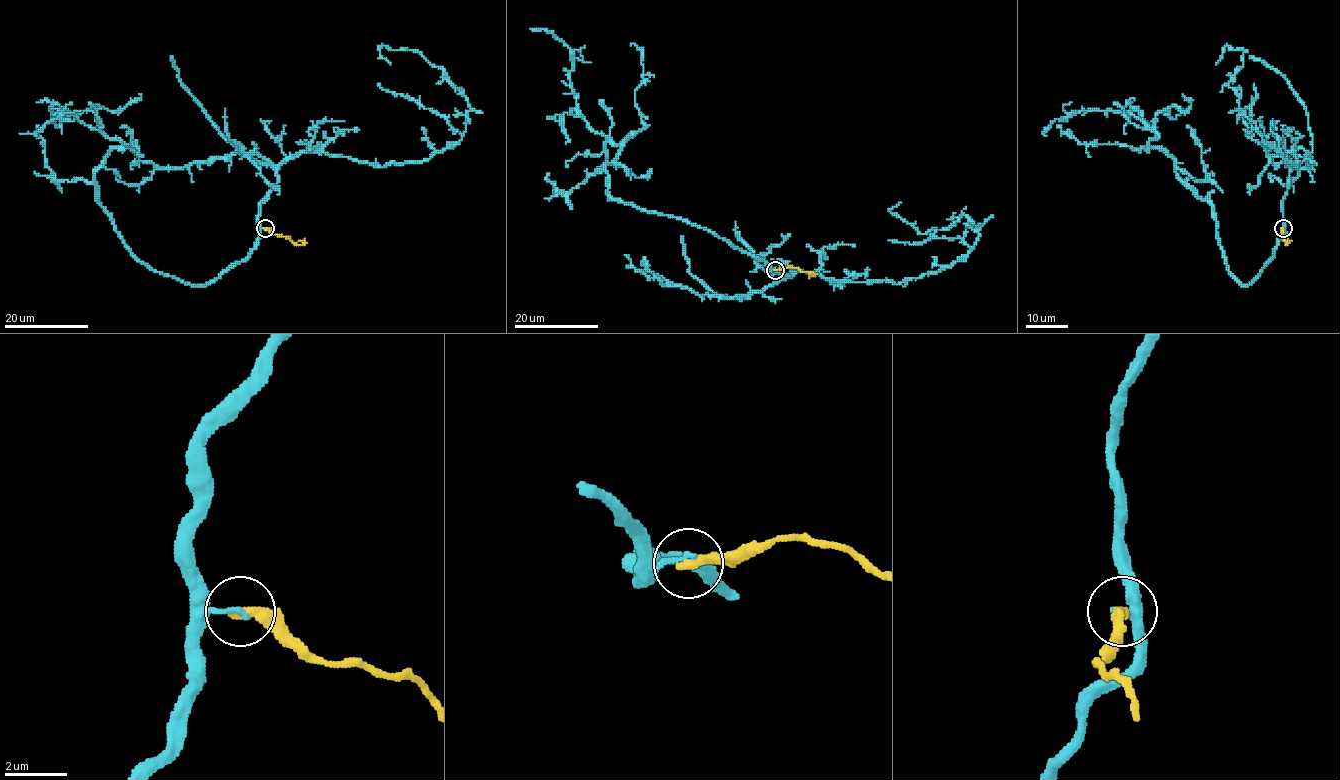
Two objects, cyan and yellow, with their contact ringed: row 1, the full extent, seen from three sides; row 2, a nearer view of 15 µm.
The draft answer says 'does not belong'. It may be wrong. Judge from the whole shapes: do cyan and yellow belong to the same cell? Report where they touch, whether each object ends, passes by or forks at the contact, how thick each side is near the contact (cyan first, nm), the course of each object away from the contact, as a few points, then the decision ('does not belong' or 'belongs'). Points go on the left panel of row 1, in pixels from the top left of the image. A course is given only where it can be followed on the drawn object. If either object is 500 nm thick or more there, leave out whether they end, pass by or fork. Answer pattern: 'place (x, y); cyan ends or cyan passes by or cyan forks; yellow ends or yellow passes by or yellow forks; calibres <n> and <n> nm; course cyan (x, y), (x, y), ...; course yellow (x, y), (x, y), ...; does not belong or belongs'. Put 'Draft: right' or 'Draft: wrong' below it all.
place (265, 228); cyan ends; yellow ends; calibres 170 and 380 nm; course cyan (265, 228), (249, 255), (203, 285), (153, 271), (97, 199), (94, 172), (122, 141), (63, 110), (20, 133); course yellow (265, 228), (299, 240); does not belong
Draft: right

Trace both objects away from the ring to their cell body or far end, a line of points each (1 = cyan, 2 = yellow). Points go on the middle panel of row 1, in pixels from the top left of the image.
1: (776, 269), (614, 201), (605, 163), (634, 133), (614, 144), (594, 132), (577, 108), (574, 56), (531, 29)
2: (776, 270), (794, 267), (813, 275), (809, 277)

